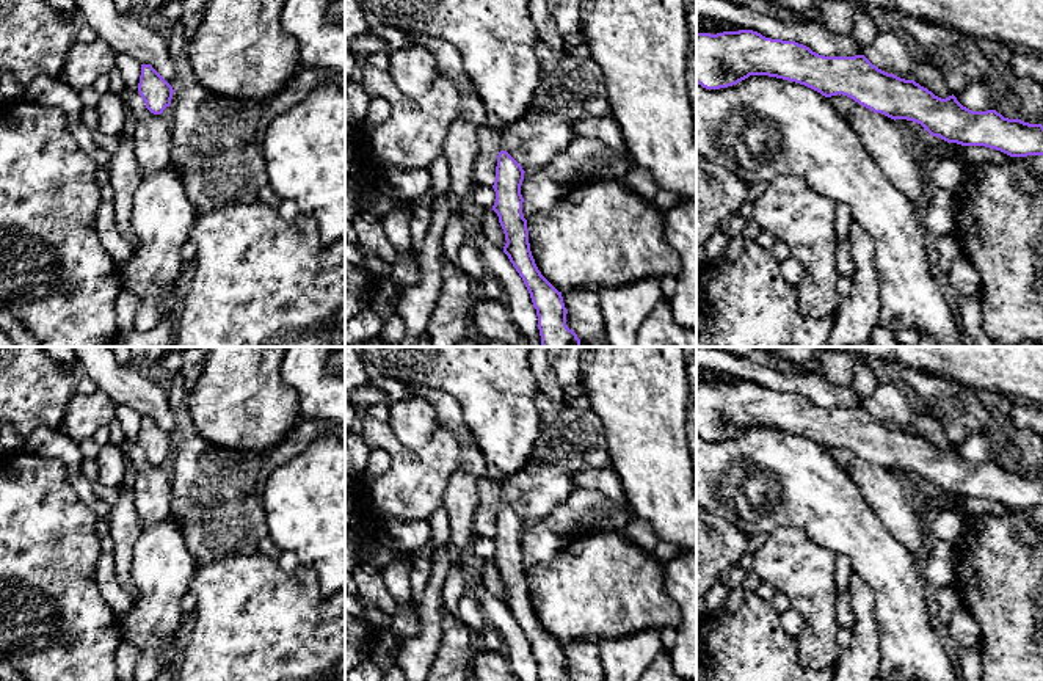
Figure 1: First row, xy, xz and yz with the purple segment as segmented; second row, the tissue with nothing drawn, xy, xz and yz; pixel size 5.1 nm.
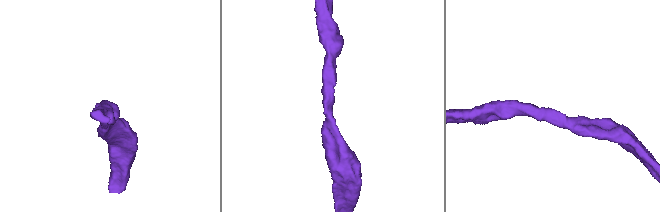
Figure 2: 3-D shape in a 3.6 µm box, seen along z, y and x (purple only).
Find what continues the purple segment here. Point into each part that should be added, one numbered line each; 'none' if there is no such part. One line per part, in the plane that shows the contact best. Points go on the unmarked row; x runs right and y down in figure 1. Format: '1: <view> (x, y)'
none

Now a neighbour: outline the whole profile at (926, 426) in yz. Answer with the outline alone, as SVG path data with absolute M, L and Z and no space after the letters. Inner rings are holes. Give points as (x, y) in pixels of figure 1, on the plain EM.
M919 408L913 414L913 428L914 433L921 438L932 442L935 447L946 450L952 447L950 439L944 433L943 427L938 424L938 421L925 410Z

